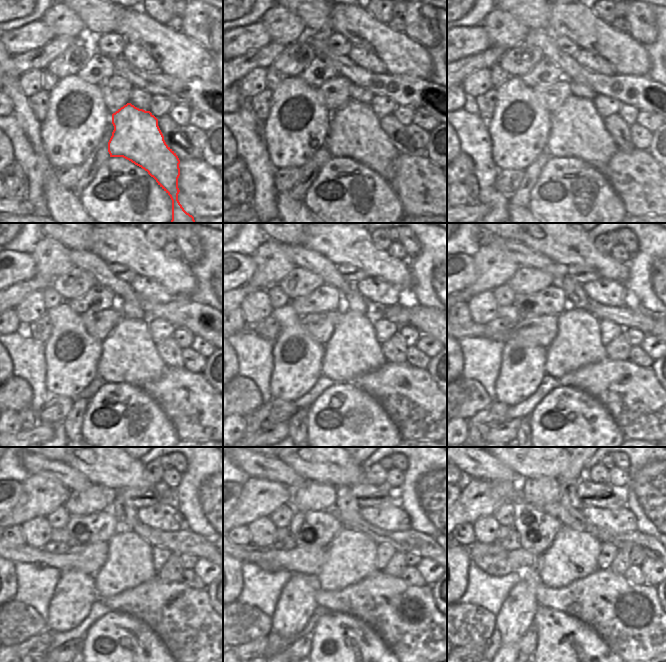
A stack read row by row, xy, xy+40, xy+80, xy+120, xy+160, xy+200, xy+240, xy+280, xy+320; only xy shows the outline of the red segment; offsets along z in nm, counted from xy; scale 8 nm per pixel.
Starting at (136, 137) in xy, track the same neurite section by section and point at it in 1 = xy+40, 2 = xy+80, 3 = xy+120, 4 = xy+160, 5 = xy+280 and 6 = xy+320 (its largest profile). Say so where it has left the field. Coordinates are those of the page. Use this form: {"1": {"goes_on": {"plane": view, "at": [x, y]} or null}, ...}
{"1": {"goes_on": {"plane": "xy+40", "at": [355, 132]}}, "2": {"goes_on": {"plane": "xy+80", "at": [577, 130]}}, "3": {"goes_on": {"plane": "xy+120", "at": [129, 355]}}, "4": {"goes_on": {"plane": "xy+160", "at": [352, 350]}}, "5": {"goes_on": {"plane": "xy+280", "at": [351, 557]}}, "6": {"goes_on": {"plane": "xy+320", "at": [573, 554]}}}

